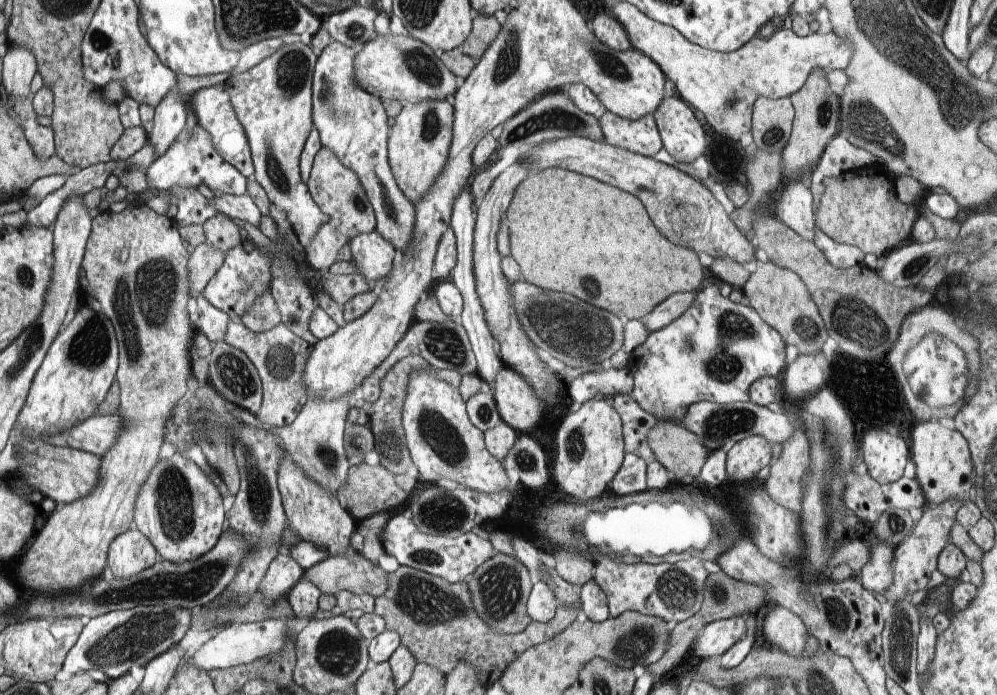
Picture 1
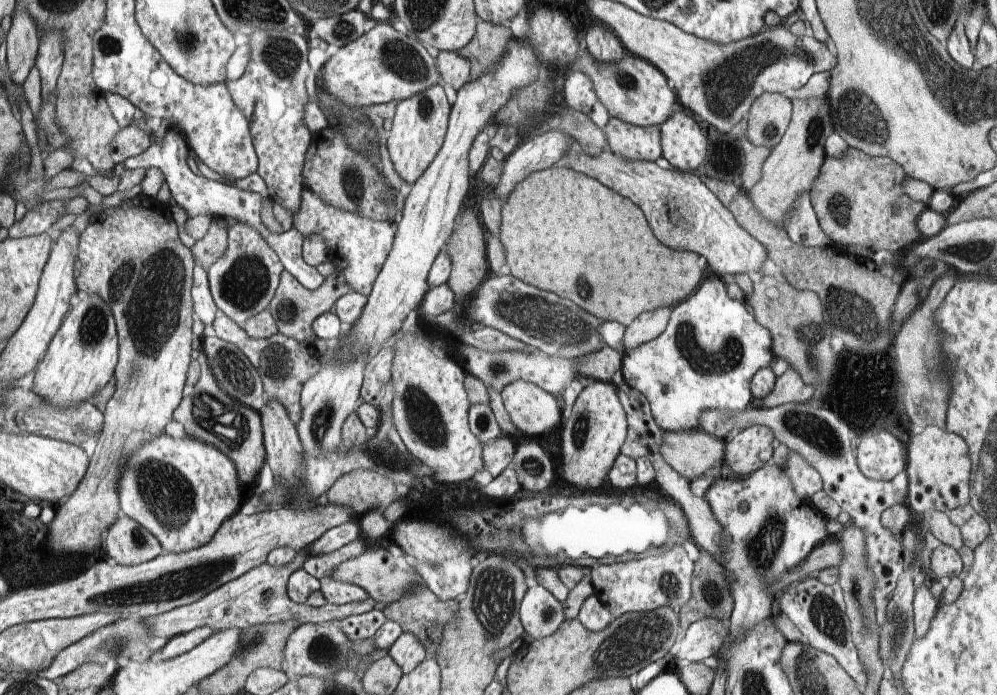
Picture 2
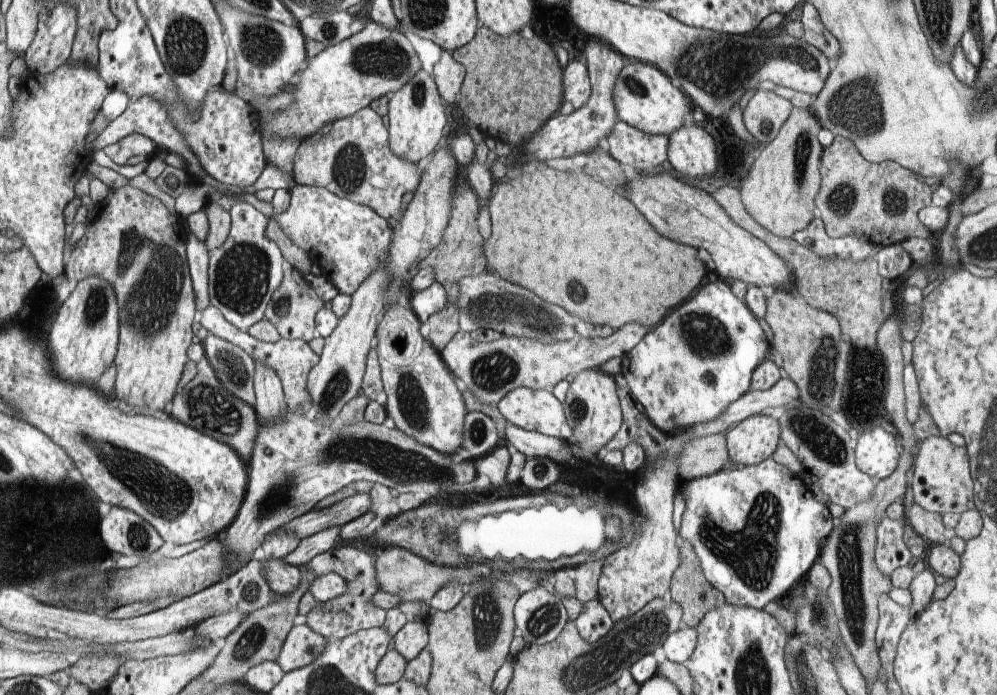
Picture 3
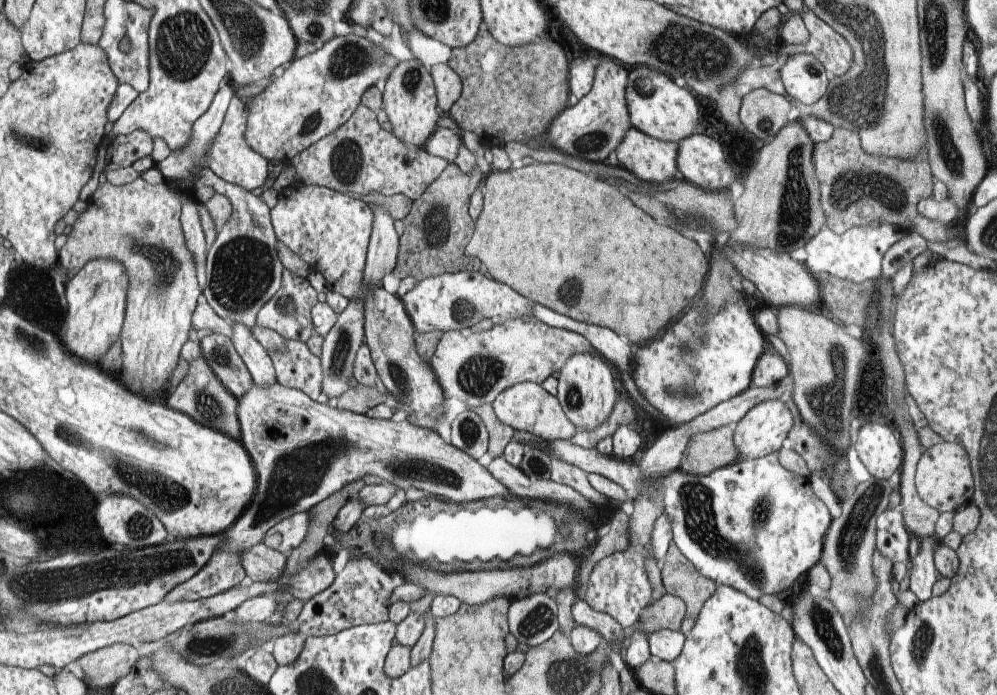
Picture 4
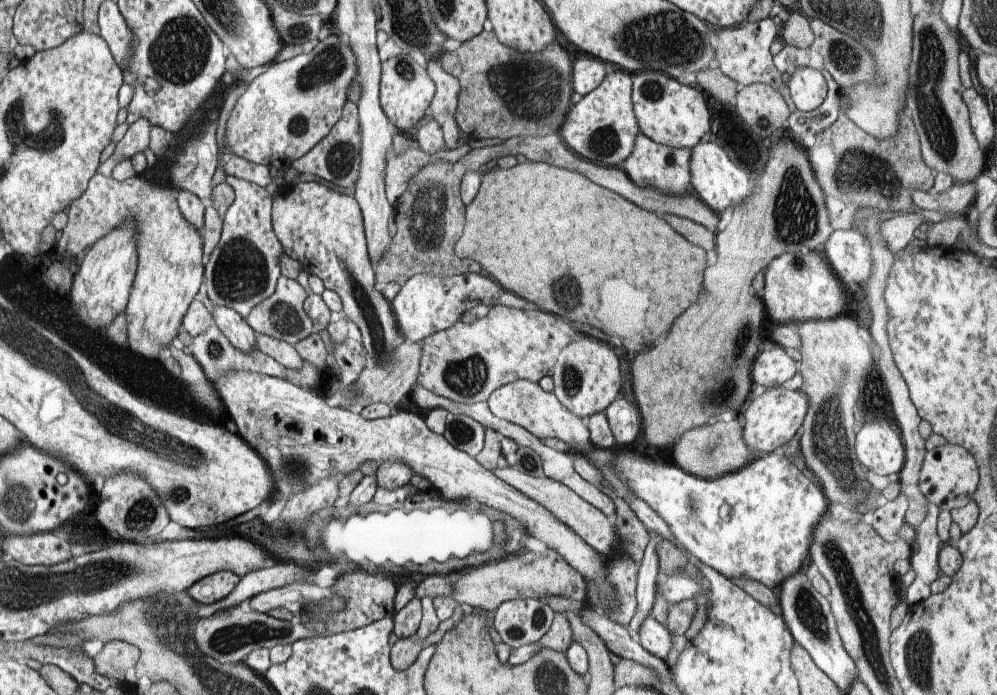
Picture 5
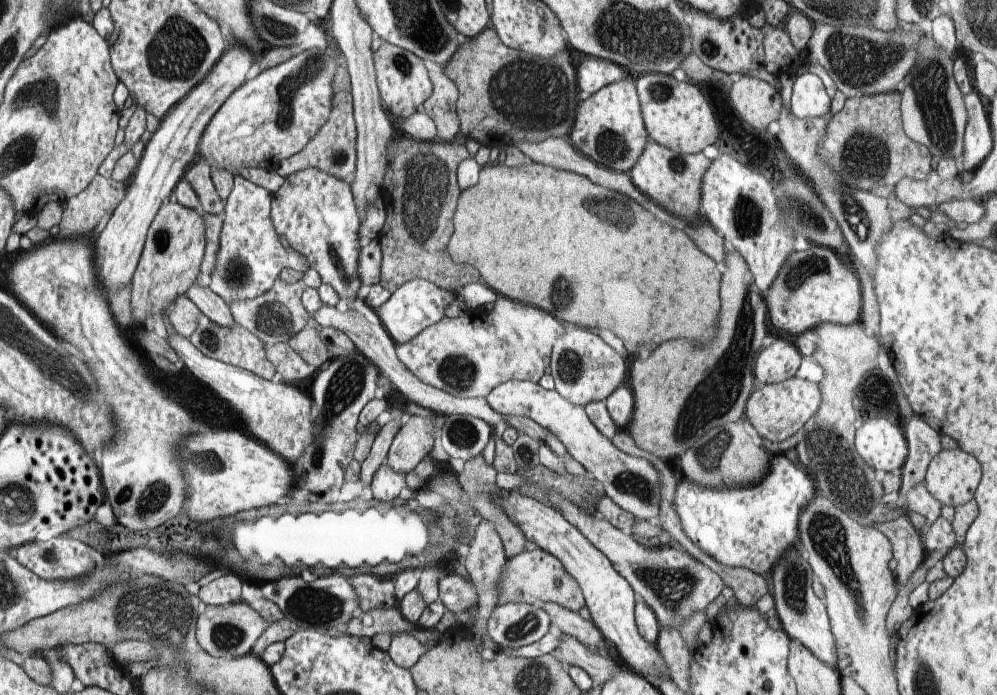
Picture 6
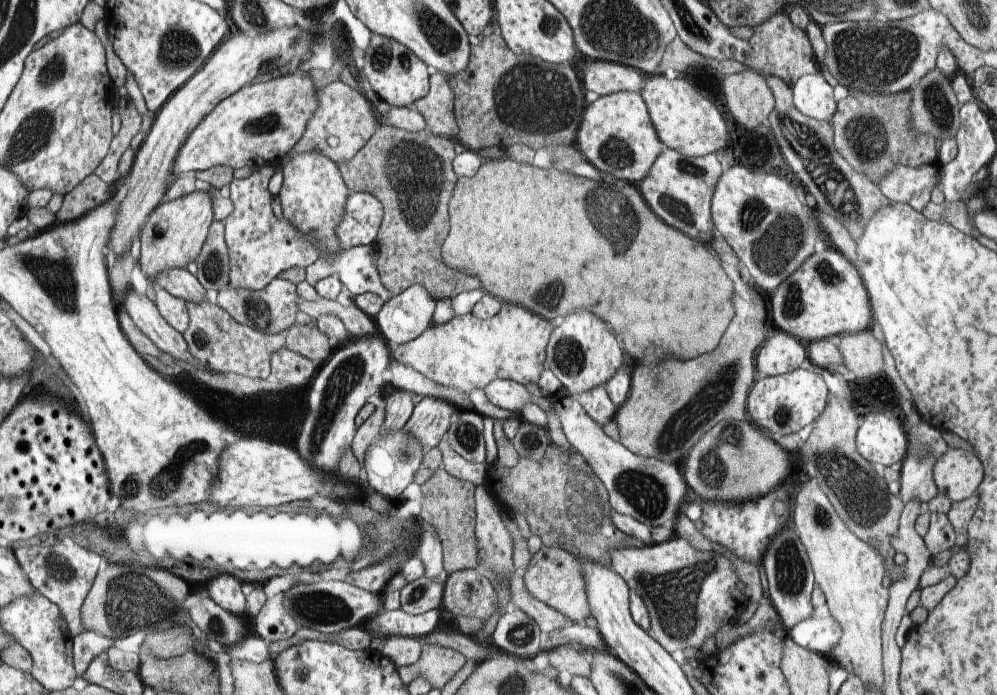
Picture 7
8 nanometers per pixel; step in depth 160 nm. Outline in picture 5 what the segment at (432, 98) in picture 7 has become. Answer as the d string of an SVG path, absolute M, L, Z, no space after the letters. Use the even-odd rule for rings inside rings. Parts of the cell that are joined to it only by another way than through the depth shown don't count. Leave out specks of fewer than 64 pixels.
M438 59L428 61L428 75L435 85L435 94L427 114L434 118L441 127L443 140L449 150L458 147L461 131L456 123L456 110L458 108L461 86L459 81L442 69Z

